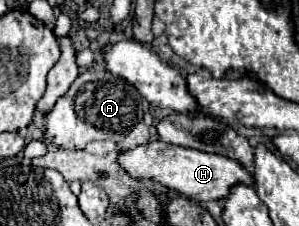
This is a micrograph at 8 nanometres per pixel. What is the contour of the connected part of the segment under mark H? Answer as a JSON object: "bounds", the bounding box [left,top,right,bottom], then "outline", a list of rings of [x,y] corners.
{"bounds":[117,140,251,200],"outline":[[[163,140],[147,142],[145,146],[135,146],[133,150],[125,150],[117,158],[119,166],[137,180],[155,180],[171,190],[177,190],[179,194],[195,200],[221,200],[229,194],[229,188],[235,184],[251,184],[251,174],[235,160],[219,156],[219,154],[207,154],[193,148],[183,148],[175,144],[167,144]]]}

